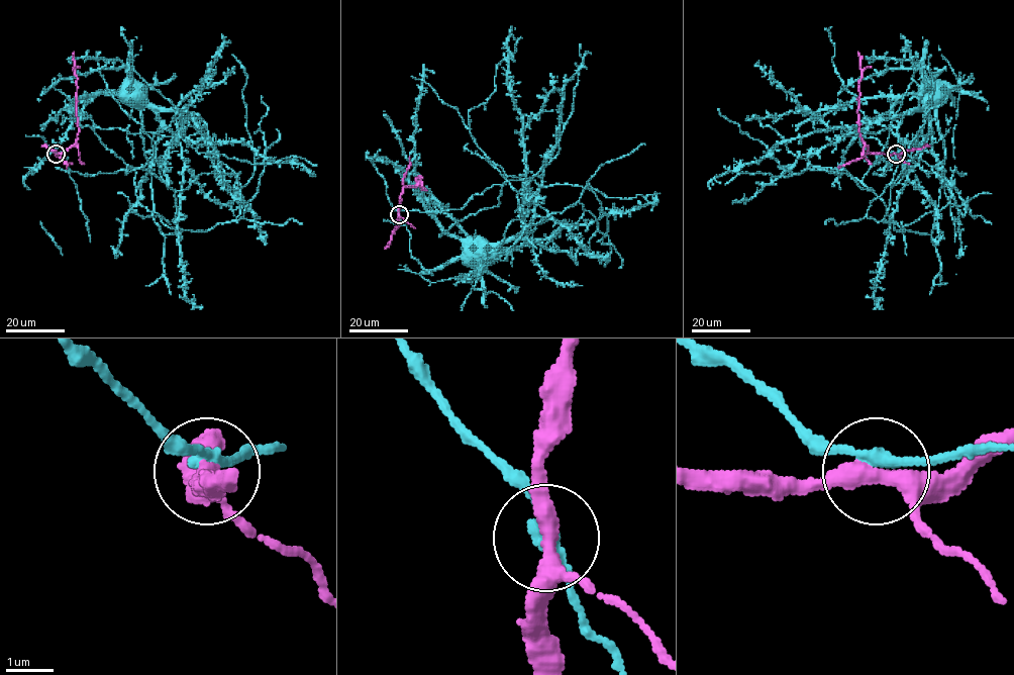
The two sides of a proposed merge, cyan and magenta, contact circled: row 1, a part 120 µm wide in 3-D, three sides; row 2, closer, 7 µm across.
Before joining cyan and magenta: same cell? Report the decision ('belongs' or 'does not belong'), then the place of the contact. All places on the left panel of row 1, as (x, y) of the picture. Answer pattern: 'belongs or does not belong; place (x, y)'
does not belong; place (56, 154)

